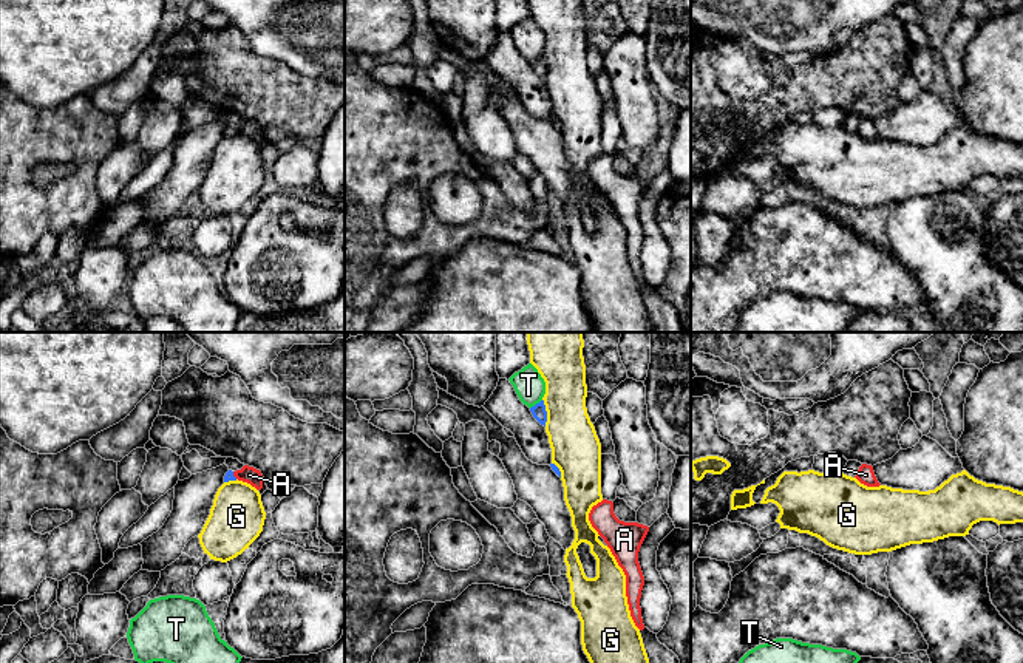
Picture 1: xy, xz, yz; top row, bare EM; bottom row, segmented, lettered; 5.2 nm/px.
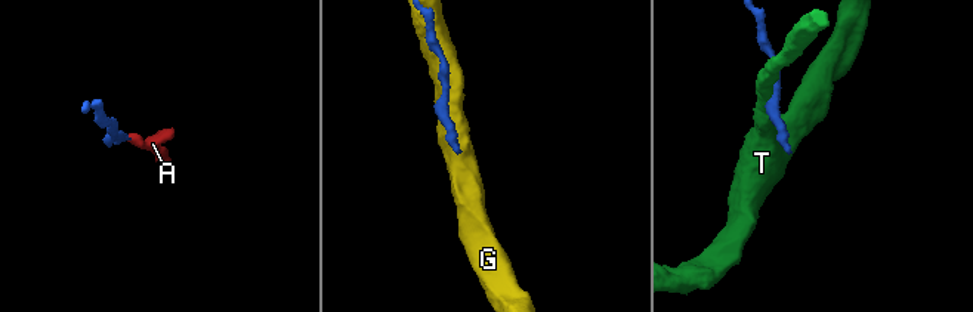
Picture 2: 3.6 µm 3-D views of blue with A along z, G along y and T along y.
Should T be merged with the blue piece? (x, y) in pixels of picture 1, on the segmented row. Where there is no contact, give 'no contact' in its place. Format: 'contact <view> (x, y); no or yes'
contact xz (536, 404); no

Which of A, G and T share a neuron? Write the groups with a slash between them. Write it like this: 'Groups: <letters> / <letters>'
Groups: A / G / T

